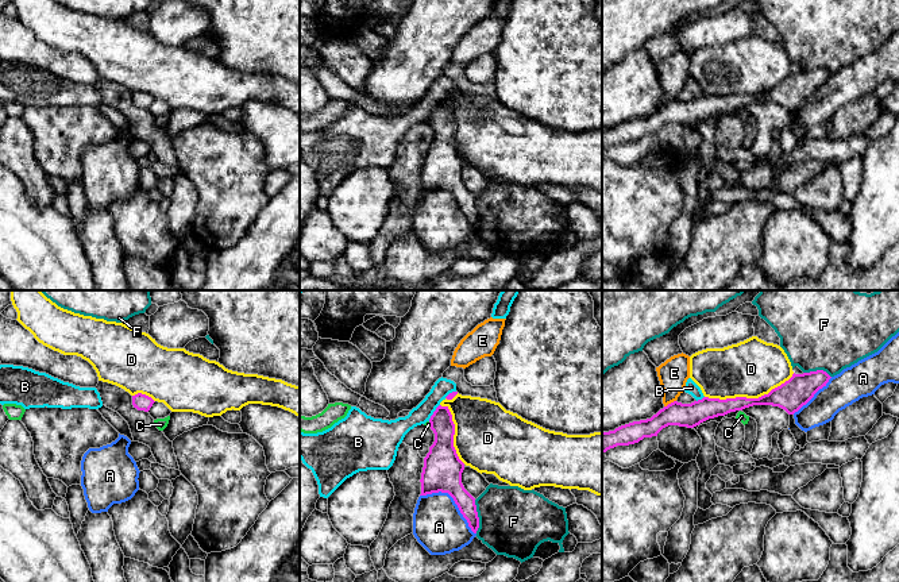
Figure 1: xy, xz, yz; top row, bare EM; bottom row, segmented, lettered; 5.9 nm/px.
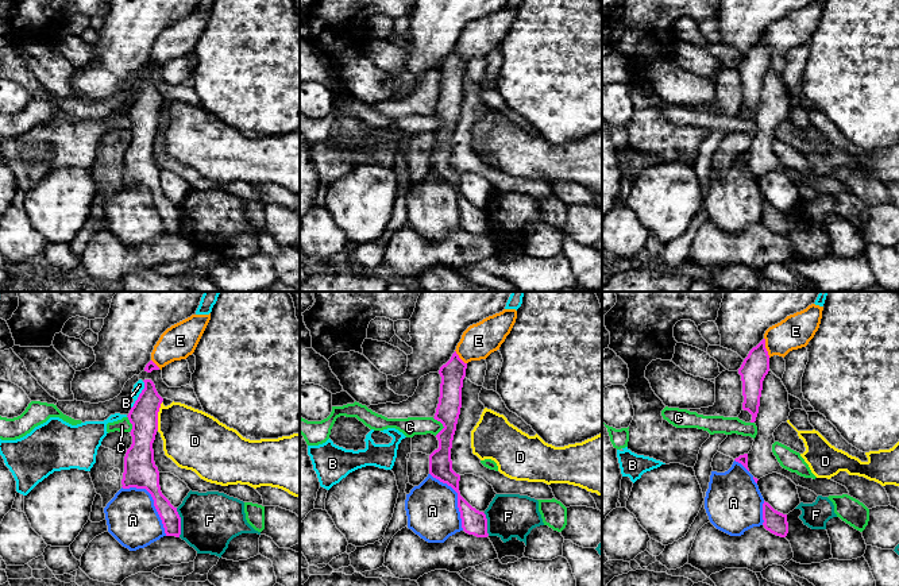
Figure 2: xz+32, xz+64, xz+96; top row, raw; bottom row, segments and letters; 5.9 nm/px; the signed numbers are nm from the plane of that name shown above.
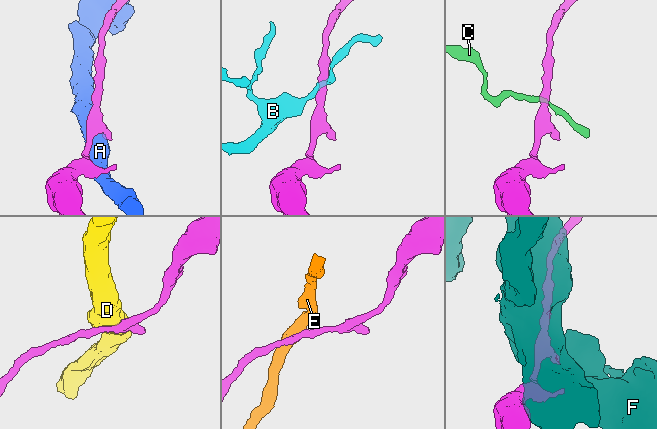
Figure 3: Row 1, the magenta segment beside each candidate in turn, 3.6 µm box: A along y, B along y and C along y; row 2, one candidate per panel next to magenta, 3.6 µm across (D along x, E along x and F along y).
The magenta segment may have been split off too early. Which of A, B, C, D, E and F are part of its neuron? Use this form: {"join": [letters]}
{"join": []}

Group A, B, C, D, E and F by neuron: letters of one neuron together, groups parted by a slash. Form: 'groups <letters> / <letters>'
groups A / B / C / D / E / F

